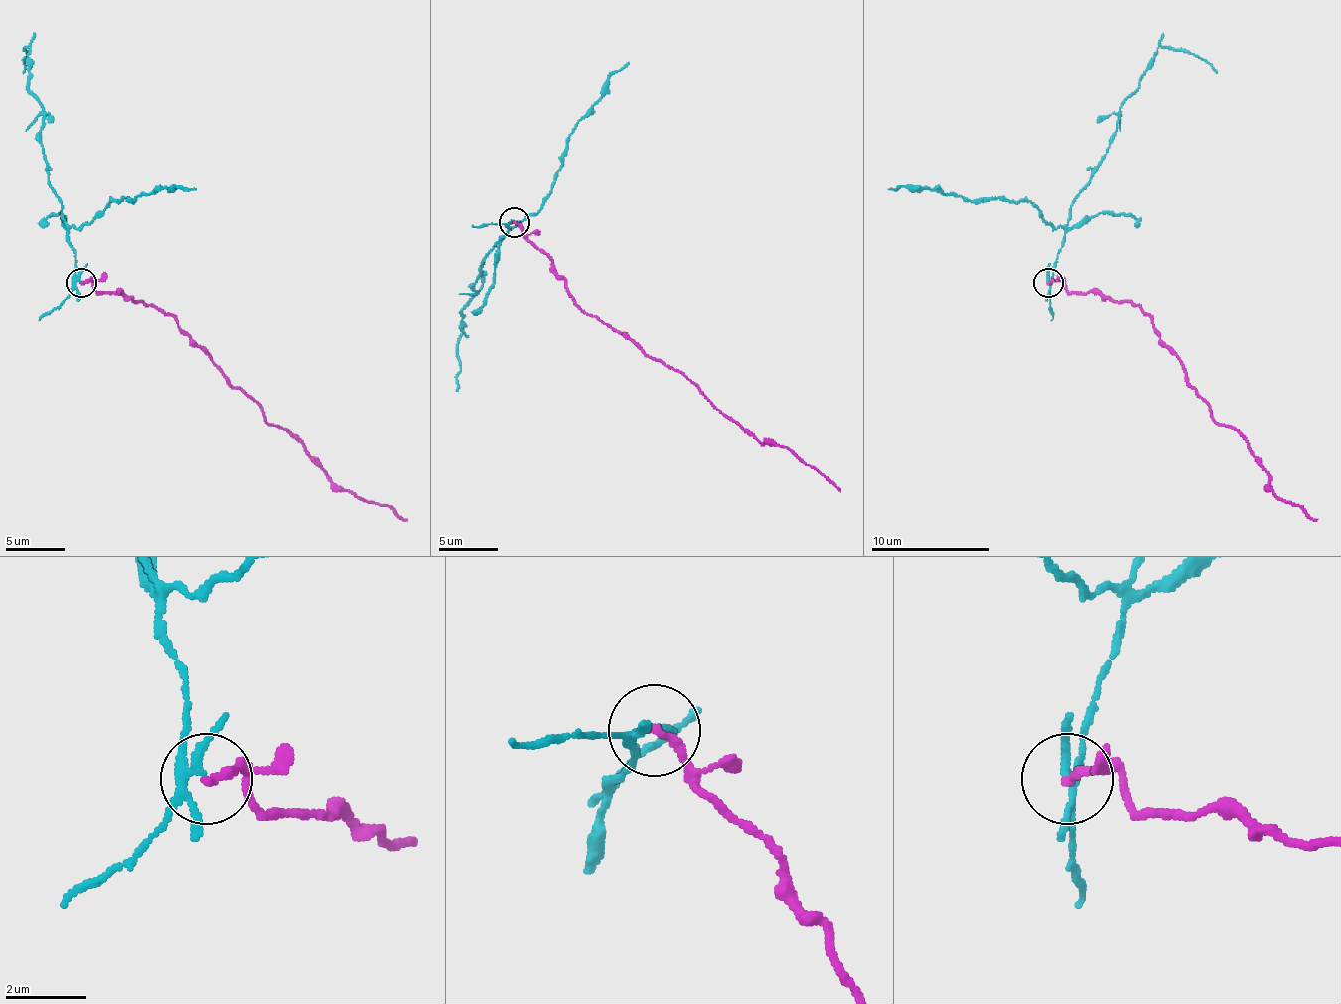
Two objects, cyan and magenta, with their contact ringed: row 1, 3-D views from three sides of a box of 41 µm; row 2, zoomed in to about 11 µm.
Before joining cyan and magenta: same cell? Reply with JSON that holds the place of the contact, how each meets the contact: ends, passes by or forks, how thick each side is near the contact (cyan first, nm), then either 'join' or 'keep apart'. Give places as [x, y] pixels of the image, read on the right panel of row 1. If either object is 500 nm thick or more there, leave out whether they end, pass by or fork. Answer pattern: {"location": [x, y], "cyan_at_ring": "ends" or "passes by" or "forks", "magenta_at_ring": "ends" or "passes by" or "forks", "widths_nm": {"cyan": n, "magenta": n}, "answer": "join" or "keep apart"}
{"location": [1048, 282], "cyan_at_ring": "forks", "magenta_at_ring": "ends", "widths_nm": {"cyan": 170, "magenta": 240}, "answer": "keep apart"}

